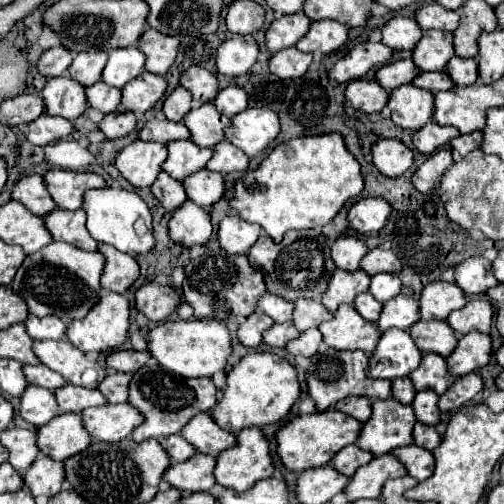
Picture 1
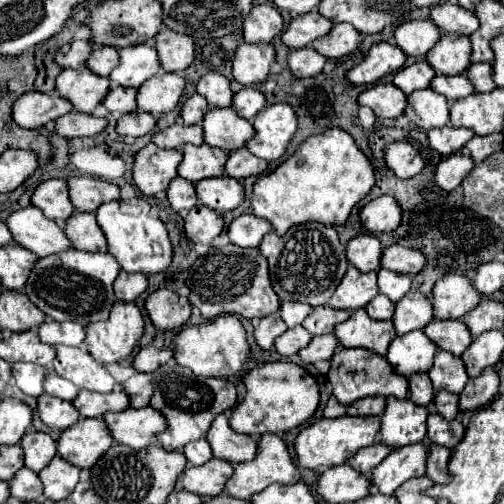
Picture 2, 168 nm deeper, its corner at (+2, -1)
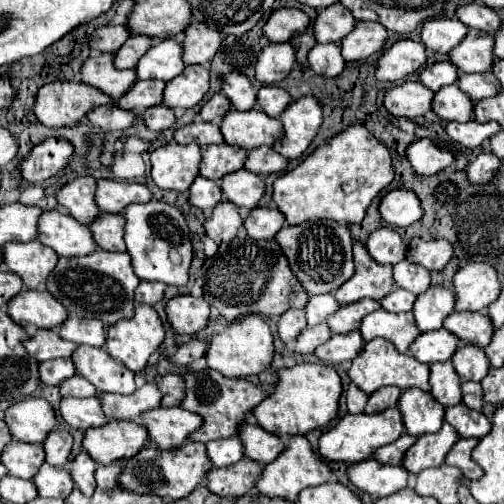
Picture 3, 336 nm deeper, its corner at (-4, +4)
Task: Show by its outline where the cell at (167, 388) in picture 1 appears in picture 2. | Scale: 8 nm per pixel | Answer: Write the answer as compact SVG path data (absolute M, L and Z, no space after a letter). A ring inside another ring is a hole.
M171 360L163 366L163 382L159 382L151 396L151 406L159 410L167 420L167 430L157 434L157 444L165 450L183 450L183 446L191 440L199 440L209 430L213 418L235 406L237 392L235 384L227 378L205 378L195 376L189 368L177 368Z

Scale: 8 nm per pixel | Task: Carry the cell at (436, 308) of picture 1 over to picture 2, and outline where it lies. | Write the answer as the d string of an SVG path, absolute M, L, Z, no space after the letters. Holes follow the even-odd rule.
M443 276L433 286L433 316L437 320L461 320L473 306L479 304L479 300L481 296L467 276Z

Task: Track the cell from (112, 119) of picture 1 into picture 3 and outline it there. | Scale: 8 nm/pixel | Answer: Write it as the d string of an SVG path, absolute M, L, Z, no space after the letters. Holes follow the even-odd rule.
M155 105L145 111L145 123L151 131L165 131L175 125L175 113L165 105Z

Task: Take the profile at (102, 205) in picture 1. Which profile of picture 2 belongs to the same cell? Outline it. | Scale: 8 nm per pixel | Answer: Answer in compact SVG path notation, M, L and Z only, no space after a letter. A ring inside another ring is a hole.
M131 198L131 206L123 204L121 200L111 200L97 208L97 224L103 230L109 246L109 254L119 262L125 272L143 272L155 274L163 272L171 264L171 244L167 236L167 228L159 218L151 216L151 206L143 198Z

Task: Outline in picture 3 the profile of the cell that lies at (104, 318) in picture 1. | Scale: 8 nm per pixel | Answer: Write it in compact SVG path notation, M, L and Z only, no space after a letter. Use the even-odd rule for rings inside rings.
M137 305L135 317L121 319L109 327L107 353L131 371L143 371L149 357L165 339L163 323L151 305Z

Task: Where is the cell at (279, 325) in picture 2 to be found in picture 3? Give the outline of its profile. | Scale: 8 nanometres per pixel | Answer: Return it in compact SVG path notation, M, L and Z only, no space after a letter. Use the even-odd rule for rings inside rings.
M291 309L287 313L281 315L279 319L279 337L283 343L293 343L297 339L297 335L307 327L307 319L305 319L305 311L301 309Z

